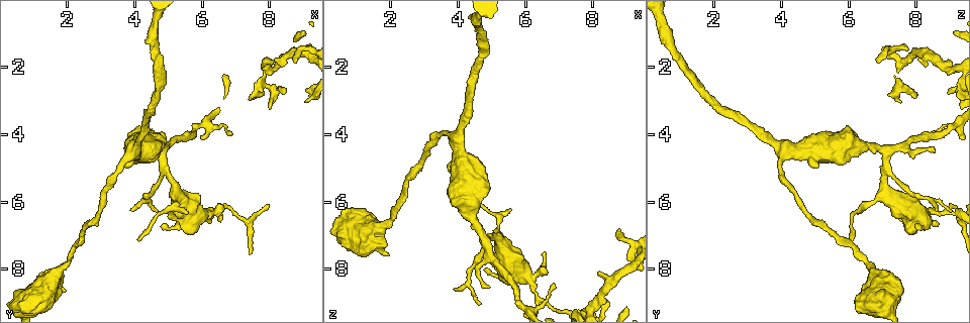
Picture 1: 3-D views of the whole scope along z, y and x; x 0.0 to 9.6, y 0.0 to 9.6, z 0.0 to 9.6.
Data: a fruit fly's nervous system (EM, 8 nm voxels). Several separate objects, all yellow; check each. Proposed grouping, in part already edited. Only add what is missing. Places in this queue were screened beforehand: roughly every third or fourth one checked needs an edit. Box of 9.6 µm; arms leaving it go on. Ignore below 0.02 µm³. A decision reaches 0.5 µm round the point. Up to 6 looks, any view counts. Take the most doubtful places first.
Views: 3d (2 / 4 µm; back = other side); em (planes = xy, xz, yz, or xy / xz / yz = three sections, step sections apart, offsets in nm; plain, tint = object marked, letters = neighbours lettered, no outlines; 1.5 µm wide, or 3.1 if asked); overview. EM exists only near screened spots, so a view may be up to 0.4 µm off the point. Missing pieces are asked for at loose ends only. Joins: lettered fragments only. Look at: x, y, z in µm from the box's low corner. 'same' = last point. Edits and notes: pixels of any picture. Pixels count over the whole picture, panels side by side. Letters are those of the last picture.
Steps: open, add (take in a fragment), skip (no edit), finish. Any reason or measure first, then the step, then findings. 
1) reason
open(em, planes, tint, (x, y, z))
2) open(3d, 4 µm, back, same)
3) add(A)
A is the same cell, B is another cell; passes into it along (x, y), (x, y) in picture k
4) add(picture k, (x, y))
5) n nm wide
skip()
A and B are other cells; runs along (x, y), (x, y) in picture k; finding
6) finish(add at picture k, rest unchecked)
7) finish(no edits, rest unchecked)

an open end
open(3d, 4 µm, back, (6.80, 3.95, 8.45))

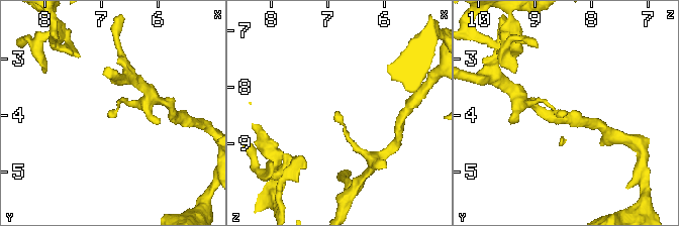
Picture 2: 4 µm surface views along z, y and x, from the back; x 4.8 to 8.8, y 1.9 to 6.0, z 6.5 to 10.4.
shape alone is not enough
open(em, xy, step 4, tint, (6.85, 4.00, 8.40))

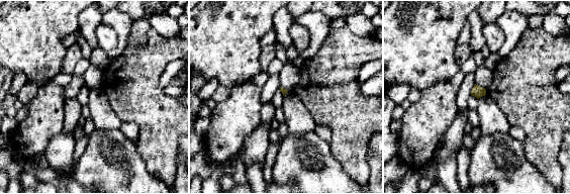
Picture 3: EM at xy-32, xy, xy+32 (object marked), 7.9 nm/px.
open(em, planes, letters, same)

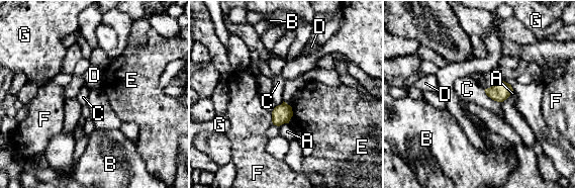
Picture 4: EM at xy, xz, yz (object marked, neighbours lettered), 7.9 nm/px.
140 nm wide
skip()
A, B, C, D, E, F and G are other cells; border along (483, 90), (492, 99), (500, 102) in picture 4; none of them fits

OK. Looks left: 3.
an open end
open(em, planes, letters, (4.95, 4.10, 5.65))

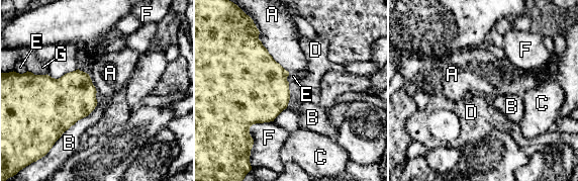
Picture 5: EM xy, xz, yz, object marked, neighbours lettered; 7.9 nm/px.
skip()
A, B, C, D, E, F and G are other cells; border along (258, 35), (268, 53), (289, 72) in picture 5; no lettered fragment goes on from it

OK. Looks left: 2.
tapers out
open(em, planes, letters, (3.90, 6.25, 8.60))

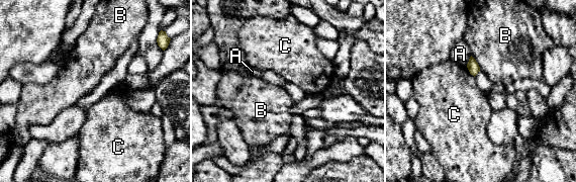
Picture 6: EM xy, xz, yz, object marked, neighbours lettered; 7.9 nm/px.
skip()
A, B and C are other cells; border along (471, 55), (480, 70) in picture 6; no lettered fragment goes on from it

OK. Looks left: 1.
finish(no edits, rest unchecked)

